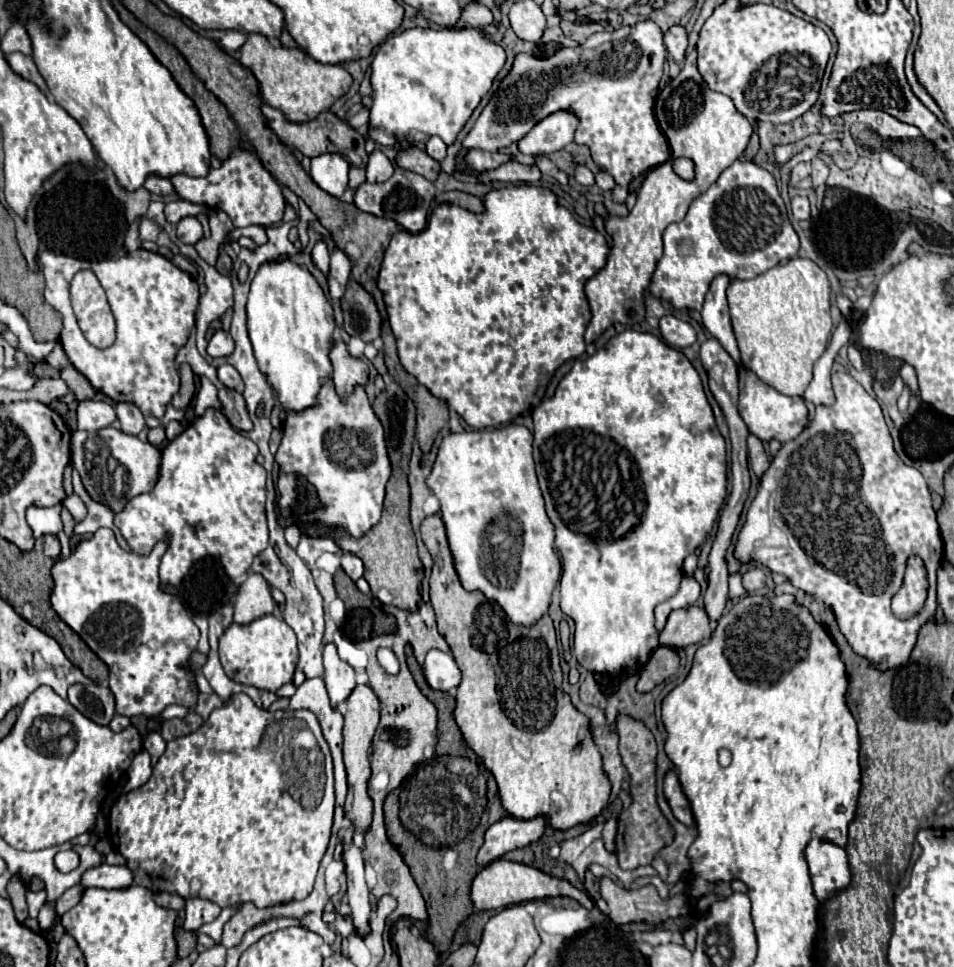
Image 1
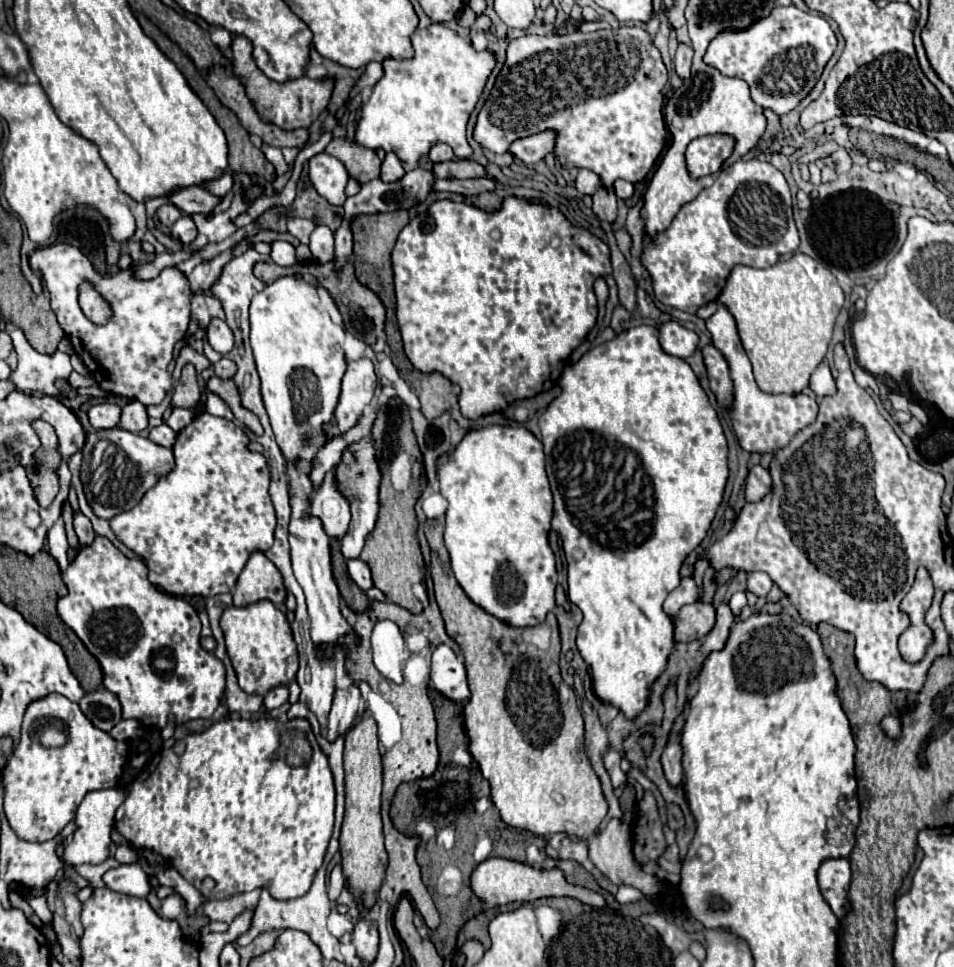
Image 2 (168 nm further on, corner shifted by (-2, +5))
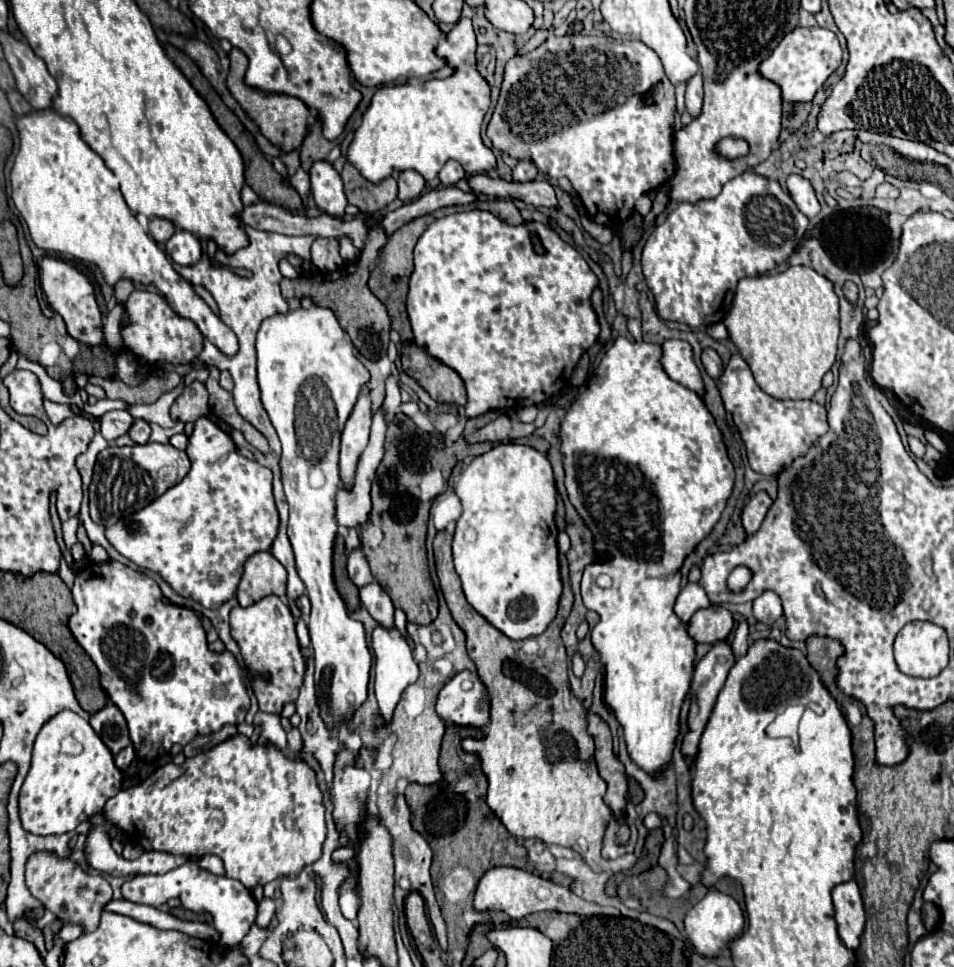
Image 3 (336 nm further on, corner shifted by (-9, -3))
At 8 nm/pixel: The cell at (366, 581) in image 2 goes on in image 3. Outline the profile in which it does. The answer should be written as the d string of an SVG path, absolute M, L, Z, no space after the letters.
M379 583L365 585L359 593L361 593L361 603L363 603L365 609L371 613L371 617L373 617L381 627L393 631L393 629L395 629L395 623L393 623L395 607L393 607L389 595L379 587Z

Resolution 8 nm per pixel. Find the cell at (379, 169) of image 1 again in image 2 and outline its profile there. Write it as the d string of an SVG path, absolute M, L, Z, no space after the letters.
M386 153L380 167L380 179L386 183L392 183L392 181L398 181L402 175L404 175L404 169L402 169L400 159L394 153Z

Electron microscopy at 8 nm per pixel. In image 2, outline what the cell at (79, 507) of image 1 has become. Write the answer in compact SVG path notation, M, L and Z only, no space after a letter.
M76 511L76 513L74 513L74 529L76 529L76 535L78 535L78 539L80 539L82 545L92 543L92 539L94 539L94 529L92 529L92 525L90 525L90 519L84 517L82 511Z

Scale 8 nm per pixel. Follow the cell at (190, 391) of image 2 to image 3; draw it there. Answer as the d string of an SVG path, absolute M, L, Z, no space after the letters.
M193 381L191 385L185 385L183 393L171 405L171 419L195 423L199 417L208 416L211 413L208 399L209 393L204 383Z

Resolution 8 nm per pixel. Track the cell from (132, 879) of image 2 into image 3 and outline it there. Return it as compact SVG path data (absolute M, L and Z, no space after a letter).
M187 861L185 865L181 865L169 873L163 873L163 875L137 875L123 885L123 899L133 901L133 903L159 907L159 905L167 903L171 897L181 899L183 907L189 911L211 913L213 927L219 931L219 937L221 937L219 945L225 949L233 949L241 941L241 937L245 937L245 933L249 933L249 929L257 917L257 903L255 903L251 891L245 885L241 885L241 881L213 875L213 873L201 869L193 861Z

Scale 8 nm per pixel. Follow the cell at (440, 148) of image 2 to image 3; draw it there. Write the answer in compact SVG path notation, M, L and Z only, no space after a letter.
M447 161L445 167L441 169L439 173L439 181L445 185L445 187L453 187L457 181L465 179L465 171L463 167L457 163L457 161Z

